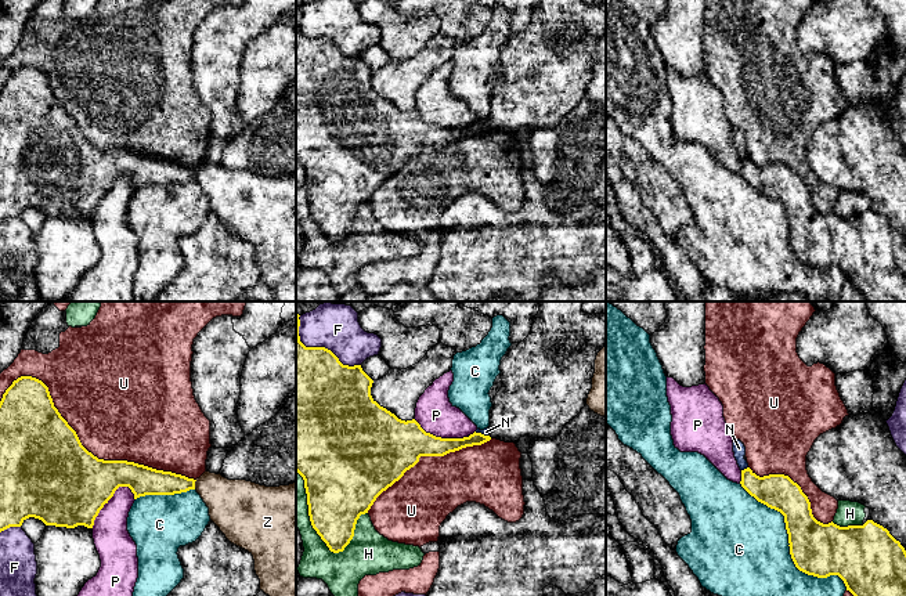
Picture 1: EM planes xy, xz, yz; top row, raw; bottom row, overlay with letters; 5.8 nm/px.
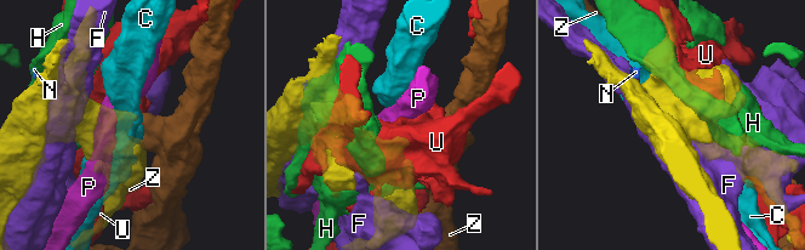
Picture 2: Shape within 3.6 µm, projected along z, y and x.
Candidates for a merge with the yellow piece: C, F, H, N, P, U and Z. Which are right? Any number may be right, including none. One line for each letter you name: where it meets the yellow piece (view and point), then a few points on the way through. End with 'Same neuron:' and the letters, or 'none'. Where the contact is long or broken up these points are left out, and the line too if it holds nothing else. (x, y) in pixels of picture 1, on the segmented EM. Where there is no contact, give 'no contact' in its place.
Same neuron: none

